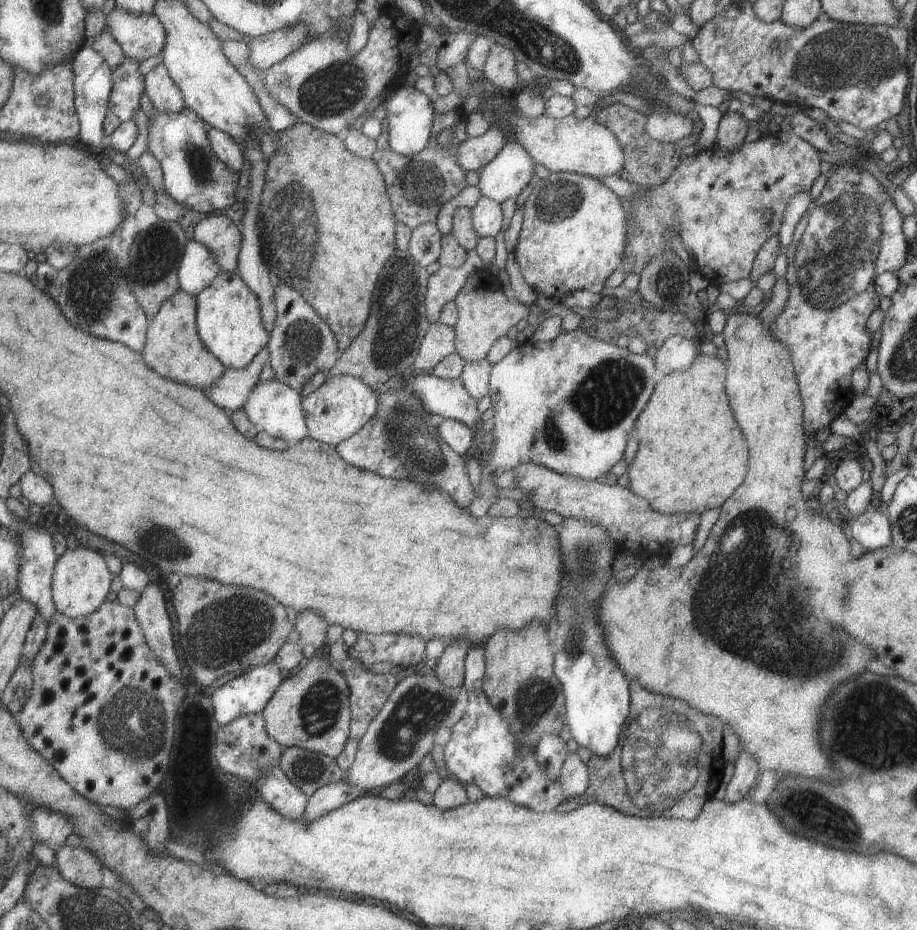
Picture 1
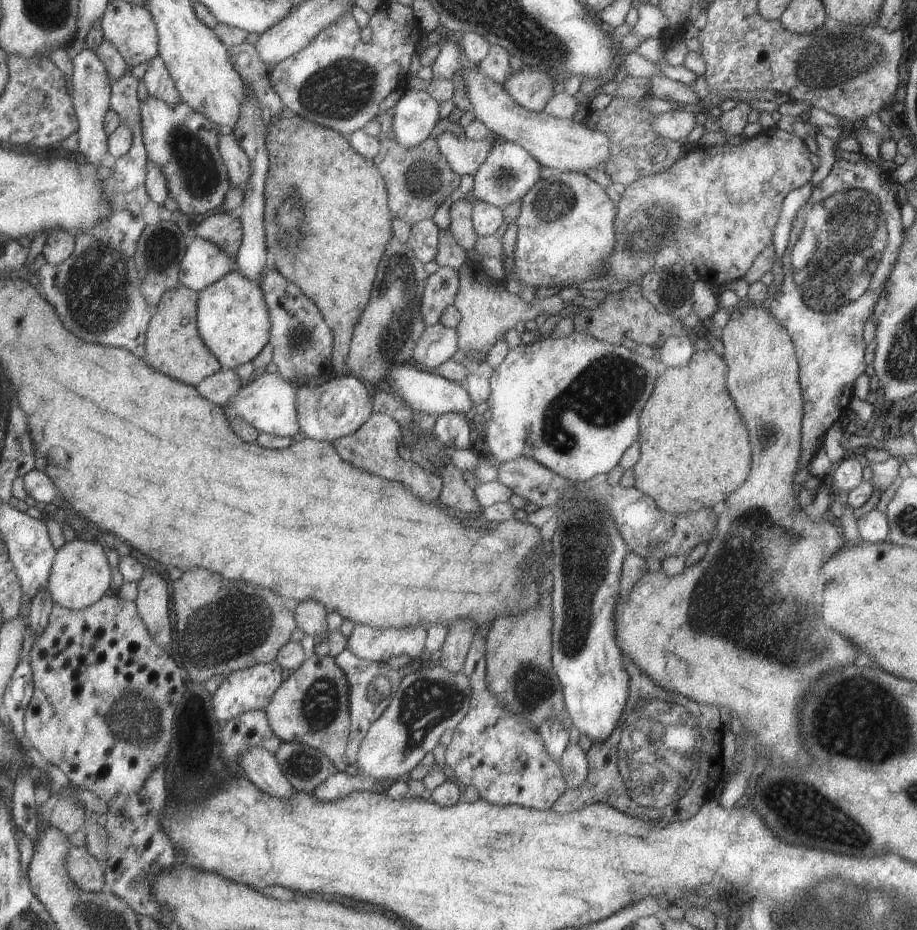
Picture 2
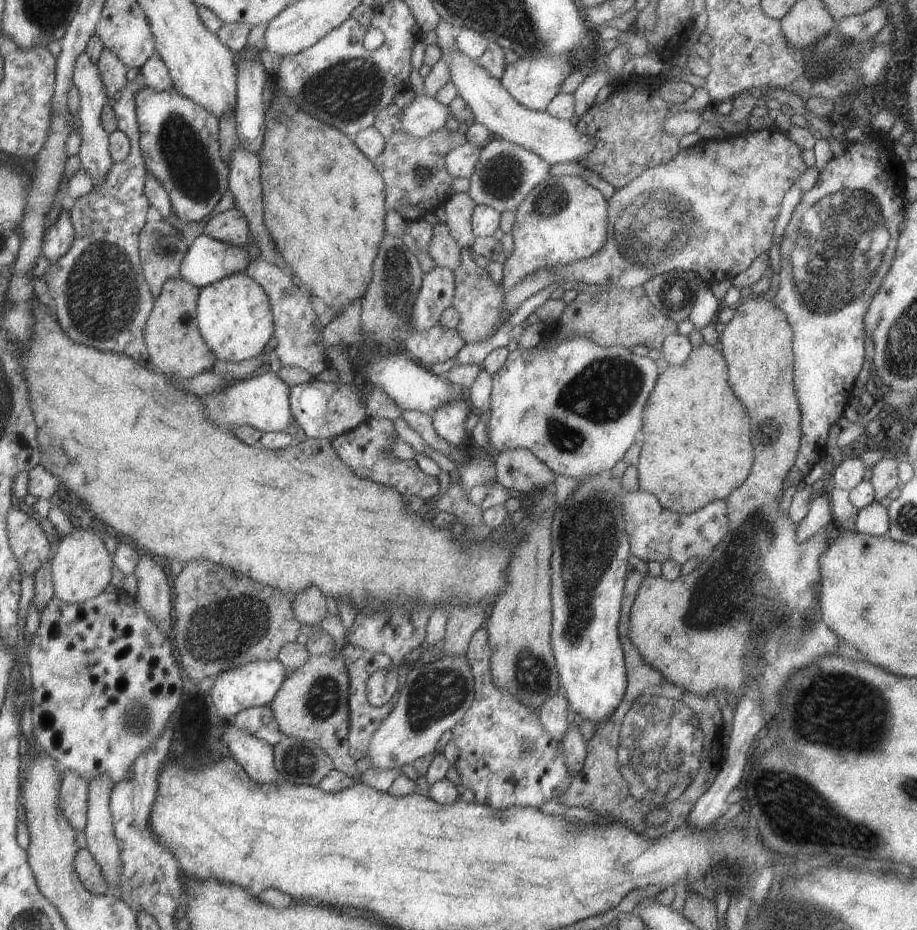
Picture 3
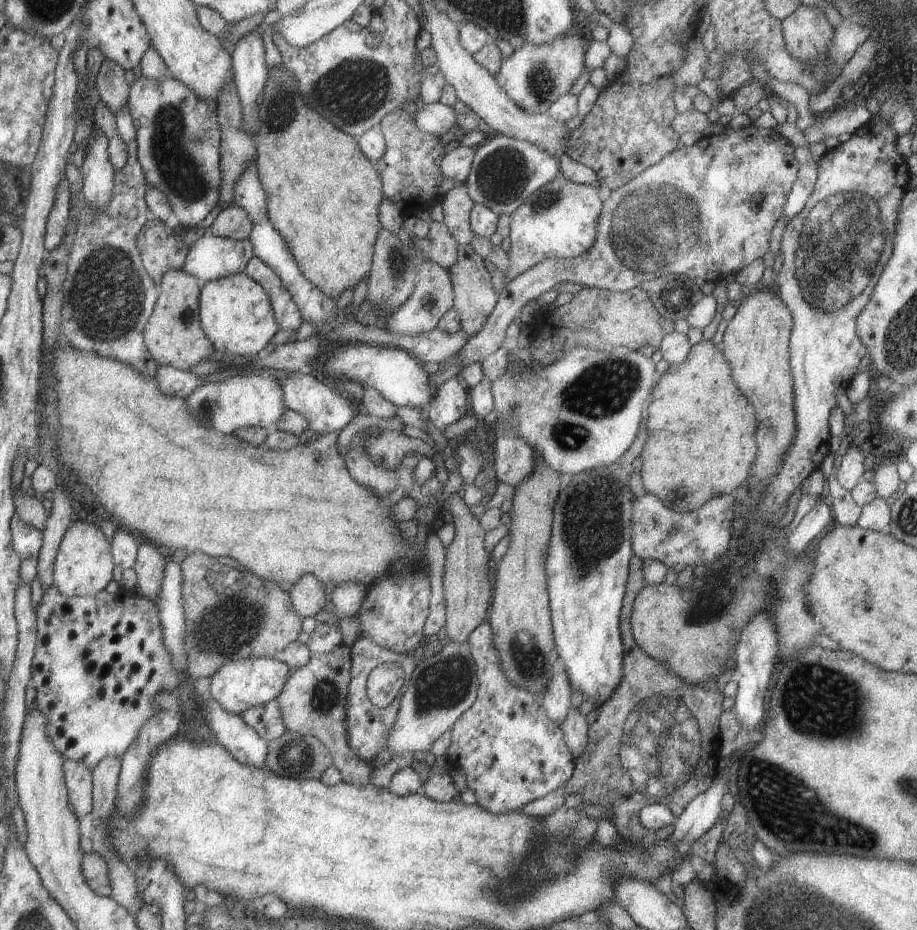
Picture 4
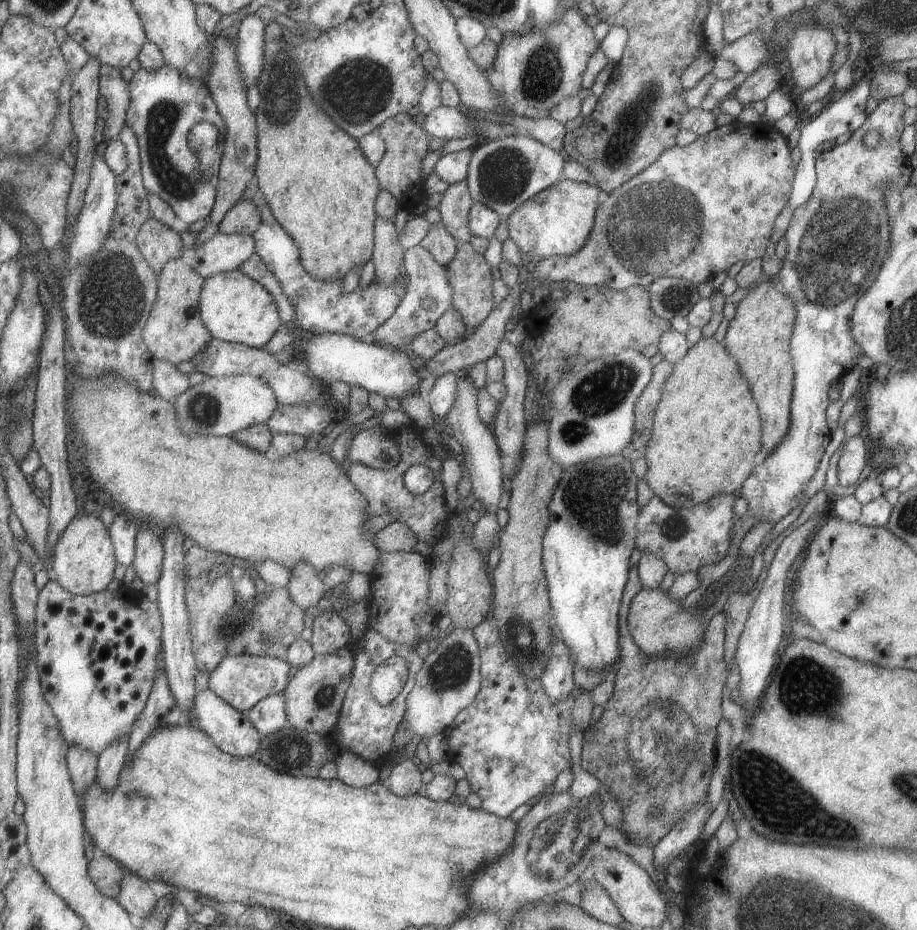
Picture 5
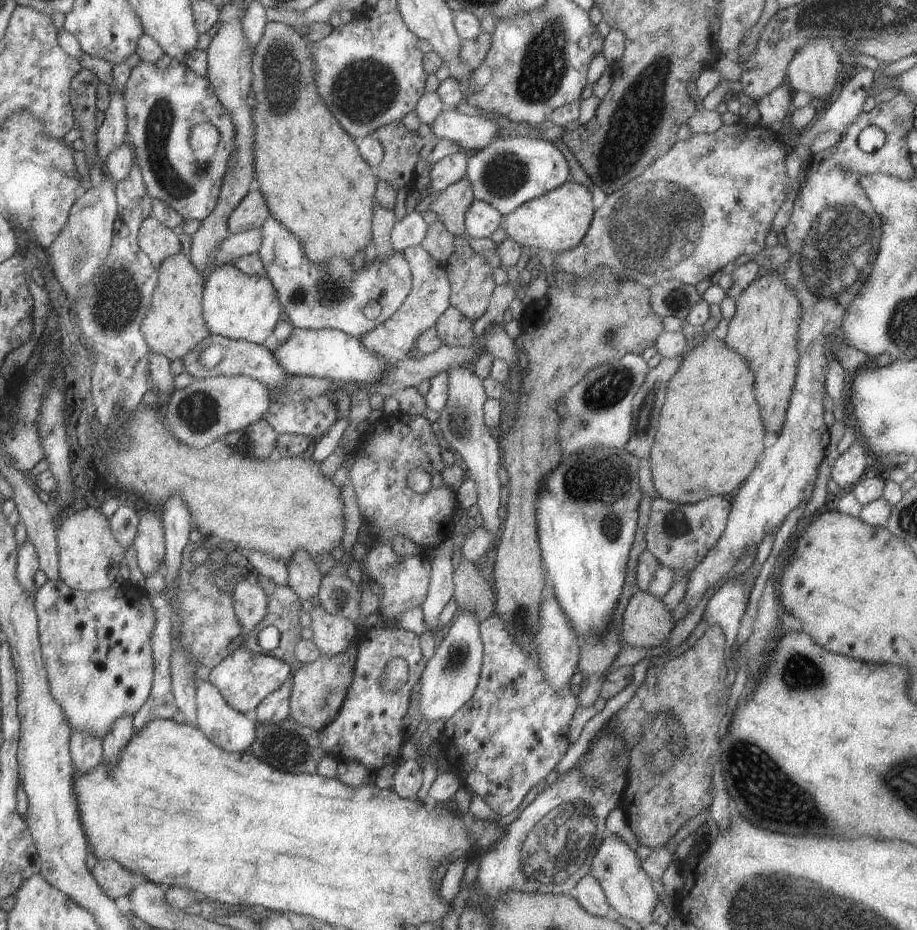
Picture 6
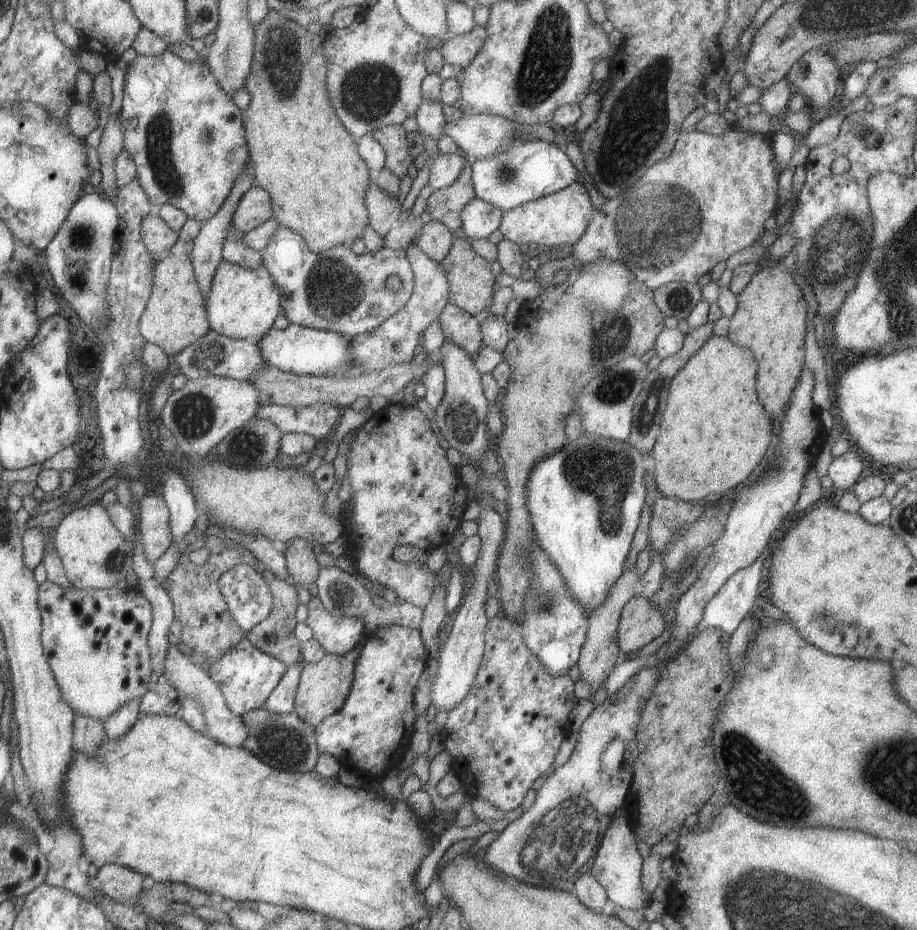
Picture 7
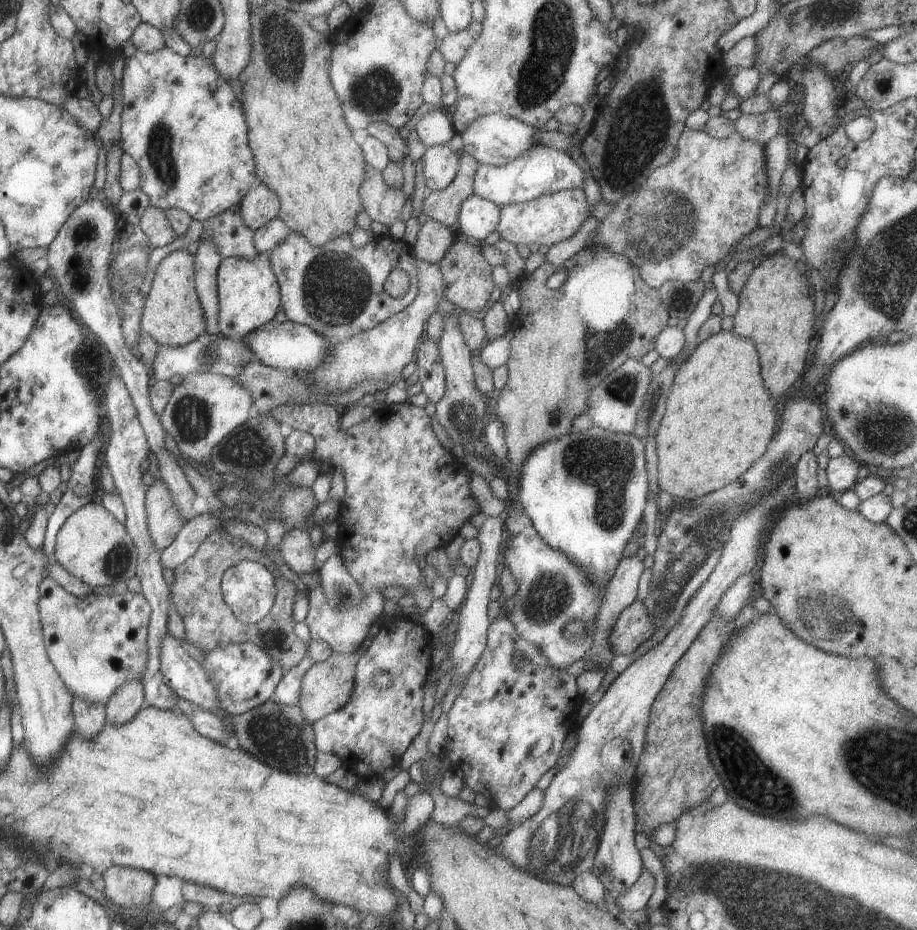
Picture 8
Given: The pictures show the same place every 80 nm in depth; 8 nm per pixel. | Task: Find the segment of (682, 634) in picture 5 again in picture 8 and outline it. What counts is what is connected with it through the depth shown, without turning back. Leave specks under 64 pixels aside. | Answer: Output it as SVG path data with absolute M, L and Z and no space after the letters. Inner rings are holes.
M635 600L618 614L606 641L614 655L630 654L653 632L645 605Z

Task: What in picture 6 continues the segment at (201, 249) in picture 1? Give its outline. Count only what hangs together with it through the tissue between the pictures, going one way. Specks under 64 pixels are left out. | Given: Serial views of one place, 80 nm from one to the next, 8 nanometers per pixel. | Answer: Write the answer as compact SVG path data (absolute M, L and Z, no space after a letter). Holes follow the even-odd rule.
M249 229L237 234L229 234L220 242L214 253L214 258L210 259L208 263L208 269L211 270L215 265L221 263L231 264L232 258L238 256L256 253L261 243L261 229Z

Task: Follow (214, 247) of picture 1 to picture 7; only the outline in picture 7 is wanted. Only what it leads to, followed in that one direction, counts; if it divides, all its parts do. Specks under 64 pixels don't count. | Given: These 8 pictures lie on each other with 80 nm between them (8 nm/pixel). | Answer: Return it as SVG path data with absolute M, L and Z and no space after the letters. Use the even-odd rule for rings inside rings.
M253 184L242 194L231 224L234 229L246 233L271 218L273 213L269 193Z

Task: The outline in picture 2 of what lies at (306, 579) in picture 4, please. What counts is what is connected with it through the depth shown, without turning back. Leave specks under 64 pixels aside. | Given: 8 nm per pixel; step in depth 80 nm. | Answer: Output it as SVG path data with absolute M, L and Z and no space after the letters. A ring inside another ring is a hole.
M305 600L295 606L294 620L305 636L310 636L314 640L326 639L327 613L317 600Z

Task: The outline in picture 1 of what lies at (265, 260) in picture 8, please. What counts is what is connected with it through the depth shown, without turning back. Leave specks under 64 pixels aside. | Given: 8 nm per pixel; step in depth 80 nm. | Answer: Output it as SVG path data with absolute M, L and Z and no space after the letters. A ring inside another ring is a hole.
M236 271L219 272L195 298L197 334L224 369L242 369L266 346L269 337L261 320L258 298Z

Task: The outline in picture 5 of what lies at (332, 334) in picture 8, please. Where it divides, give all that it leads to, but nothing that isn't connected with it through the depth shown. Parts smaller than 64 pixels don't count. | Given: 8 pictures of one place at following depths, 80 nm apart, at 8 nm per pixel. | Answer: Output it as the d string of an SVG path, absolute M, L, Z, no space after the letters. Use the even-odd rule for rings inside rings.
M246 190L243 199L249 199L260 210L260 223L252 232L254 252L263 261L267 270L273 274L281 287L281 292L287 297L293 307L292 326L307 334L341 333L351 335L367 344L373 343L373 331L393 314L408 283L407 274L401 275L394 283L382 285L371 281L368 285L358 284L351 292L343 292L341 279L335 277L328 281L311 276L301 266L295 241L281 228L275 220L270 208L259 196L258 191Z

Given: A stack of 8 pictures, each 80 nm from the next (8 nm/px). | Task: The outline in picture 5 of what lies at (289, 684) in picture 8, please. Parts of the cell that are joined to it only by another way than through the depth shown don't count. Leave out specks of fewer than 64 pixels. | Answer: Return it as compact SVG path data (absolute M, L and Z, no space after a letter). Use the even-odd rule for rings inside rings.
M284 691L258 700L245 715L261 737L289 726L286 719Z

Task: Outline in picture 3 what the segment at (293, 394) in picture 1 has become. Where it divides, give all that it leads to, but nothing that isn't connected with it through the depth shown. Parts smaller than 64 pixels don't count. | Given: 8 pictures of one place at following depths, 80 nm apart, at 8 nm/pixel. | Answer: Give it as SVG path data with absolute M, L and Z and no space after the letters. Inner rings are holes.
M268 371L255 378L234 381L221 388L221 392L212 392L201 396L201 406L205 404L205 416L213 424L227 428L249 426L261 433L292 432L291 408L289 408L289 388L279 379L276 372Z

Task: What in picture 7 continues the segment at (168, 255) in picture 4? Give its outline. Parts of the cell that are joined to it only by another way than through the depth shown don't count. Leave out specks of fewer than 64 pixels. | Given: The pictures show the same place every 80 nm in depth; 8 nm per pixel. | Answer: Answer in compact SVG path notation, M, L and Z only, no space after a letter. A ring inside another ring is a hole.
M154 211L147 213L140 222L140 235L151 256L165 256L177 240L177 233L171 230Z

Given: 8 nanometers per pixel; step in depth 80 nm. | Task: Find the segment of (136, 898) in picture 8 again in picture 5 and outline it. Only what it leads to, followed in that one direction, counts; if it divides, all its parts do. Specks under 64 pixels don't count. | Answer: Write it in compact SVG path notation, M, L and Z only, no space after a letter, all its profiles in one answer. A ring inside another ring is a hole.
M97 853L87 865L89 878L102 895L115 899L120 891L120 880L126 870L112 858Z

